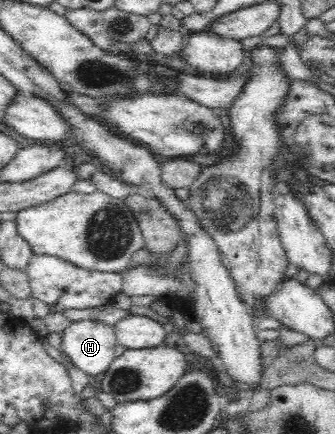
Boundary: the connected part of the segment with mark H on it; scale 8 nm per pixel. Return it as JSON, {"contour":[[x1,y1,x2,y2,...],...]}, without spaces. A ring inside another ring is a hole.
{"contour":[[91,319,74,322,62,331,61,350,78,370,90,376,102,374,116,358,113,326]]}

